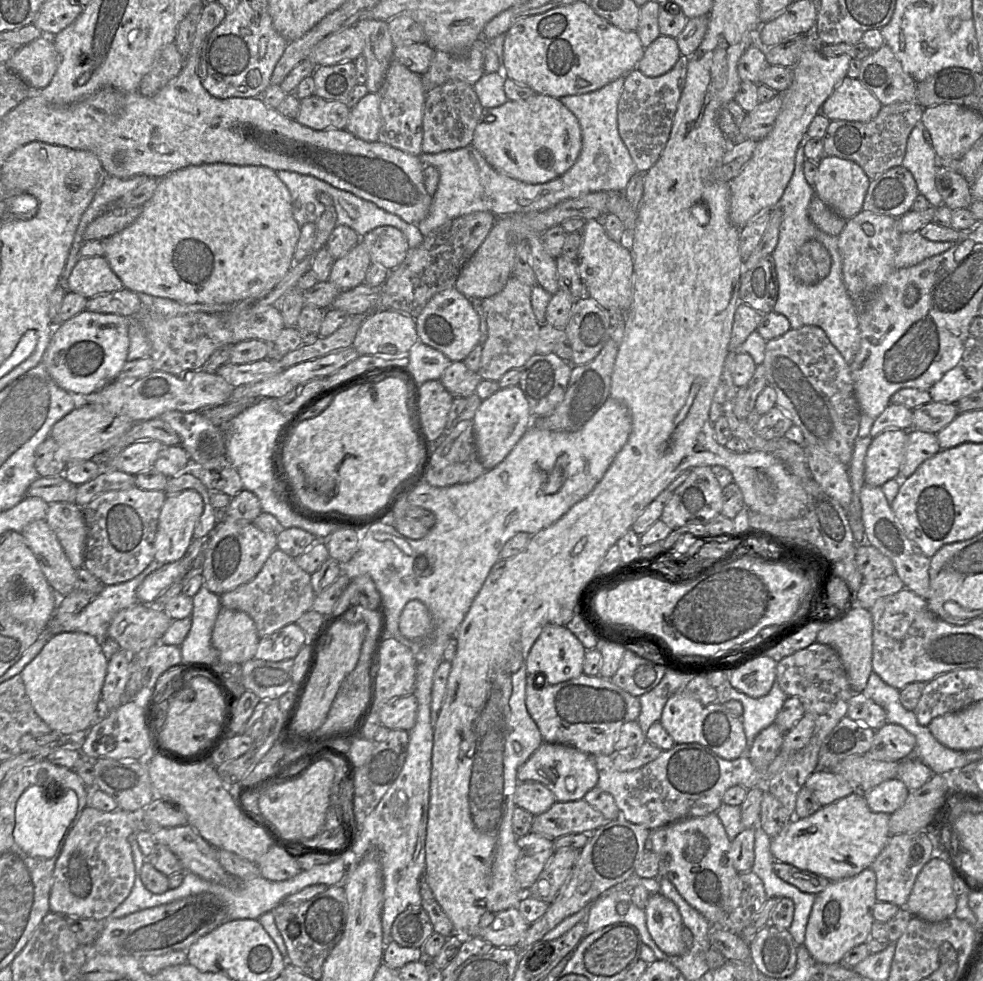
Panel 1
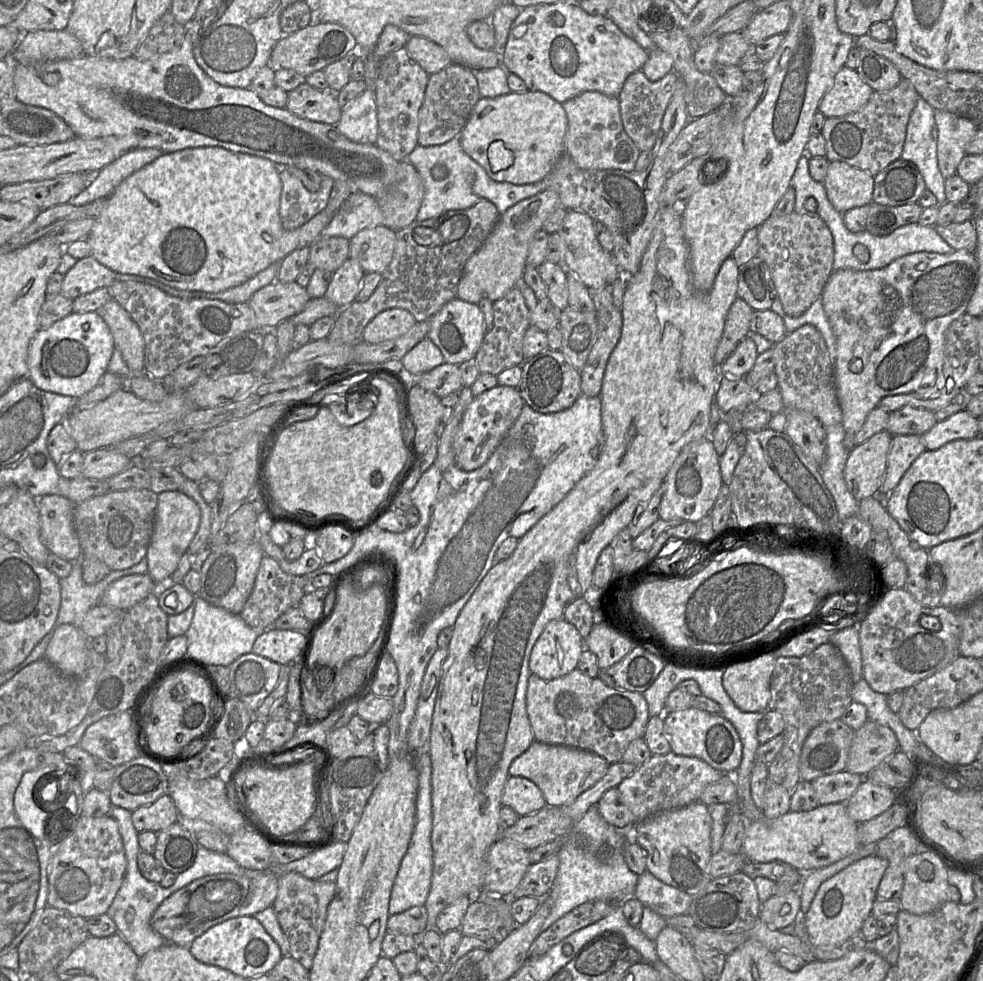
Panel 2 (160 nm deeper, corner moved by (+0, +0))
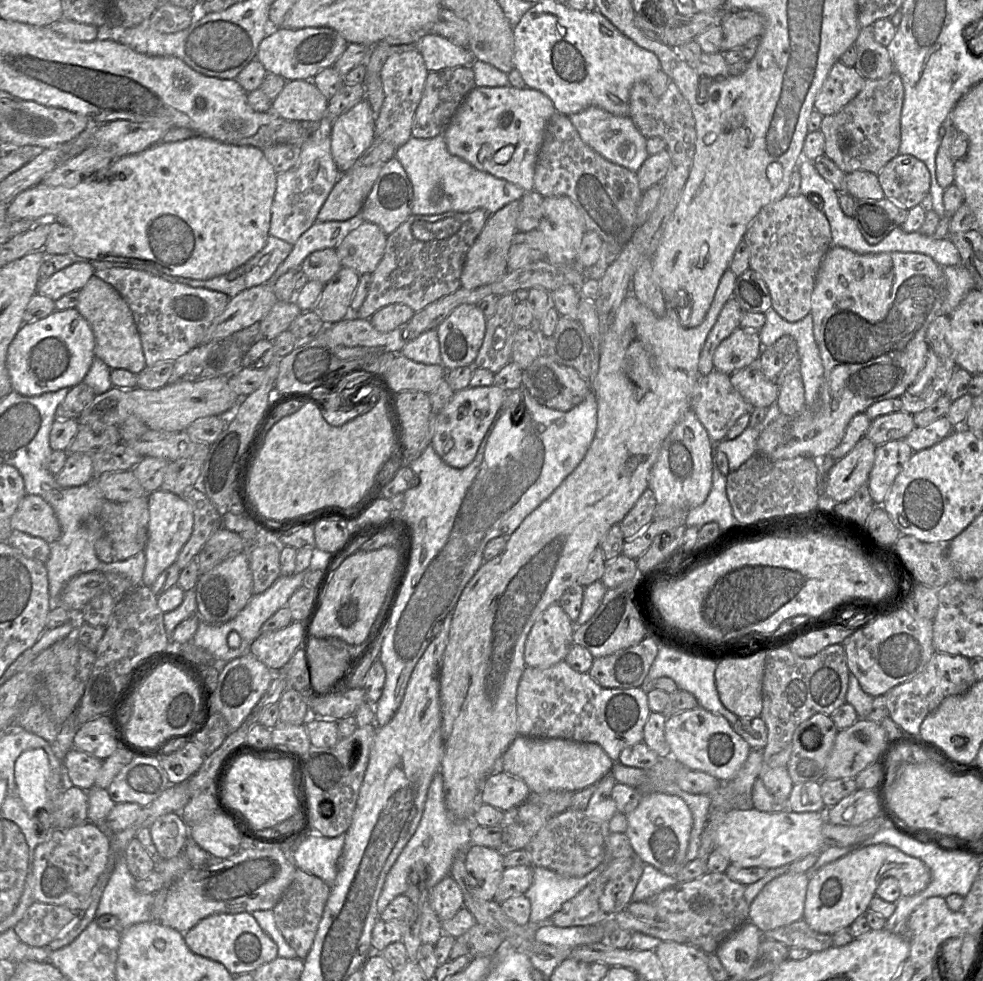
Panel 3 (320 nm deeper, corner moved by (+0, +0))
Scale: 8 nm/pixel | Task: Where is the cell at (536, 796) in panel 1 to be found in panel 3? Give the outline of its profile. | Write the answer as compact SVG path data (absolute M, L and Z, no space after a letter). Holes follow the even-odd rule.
M496 769L484 781L479 803L507 812L525 802L530 793L529 787L521 779Z

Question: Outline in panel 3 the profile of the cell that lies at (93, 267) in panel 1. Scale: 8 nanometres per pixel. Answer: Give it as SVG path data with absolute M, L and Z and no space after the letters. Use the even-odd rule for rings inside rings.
M75 261L70 266L56 271L50 278L38 282L37 293L56 301L73 291L81 290L95 275L95 269L86 261Z

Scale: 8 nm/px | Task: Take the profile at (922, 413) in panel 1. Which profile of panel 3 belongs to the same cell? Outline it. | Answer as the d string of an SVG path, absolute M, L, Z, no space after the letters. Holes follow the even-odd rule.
M895 412L873 419L865 437L877 446L892 440L904 440L915 427L913 415Z

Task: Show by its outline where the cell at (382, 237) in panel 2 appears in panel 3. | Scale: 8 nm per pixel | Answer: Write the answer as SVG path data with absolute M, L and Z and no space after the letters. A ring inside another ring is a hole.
M364 221L352 230L335 248L342 267L355 270L359 275L372 274L382 259L386 247L386 235L376 224Z

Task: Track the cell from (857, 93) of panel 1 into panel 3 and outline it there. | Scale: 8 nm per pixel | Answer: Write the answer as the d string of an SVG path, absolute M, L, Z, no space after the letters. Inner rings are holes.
M840 60L837 61L831 68L823 86L814 102L814 110L818 111L822 116L833 115L839 112L847 105L864 86L865 79L853 67L844 65Z

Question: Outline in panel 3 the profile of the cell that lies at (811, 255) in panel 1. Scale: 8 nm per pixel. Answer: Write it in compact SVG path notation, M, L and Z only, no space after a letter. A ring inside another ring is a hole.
M785 195L760 210L743 240L749 249L749 268L759 273L766 283L772 308L788 322L797 322L810 313L817 274L823 257L832 246L823 204L814 201L811 195Z

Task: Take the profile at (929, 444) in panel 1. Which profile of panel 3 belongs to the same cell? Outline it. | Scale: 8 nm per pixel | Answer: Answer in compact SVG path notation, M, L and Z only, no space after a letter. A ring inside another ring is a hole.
M892 440L877 445L874 465L868 479L870 496L876 505L883 505L895 478L913 452L905 440Z

